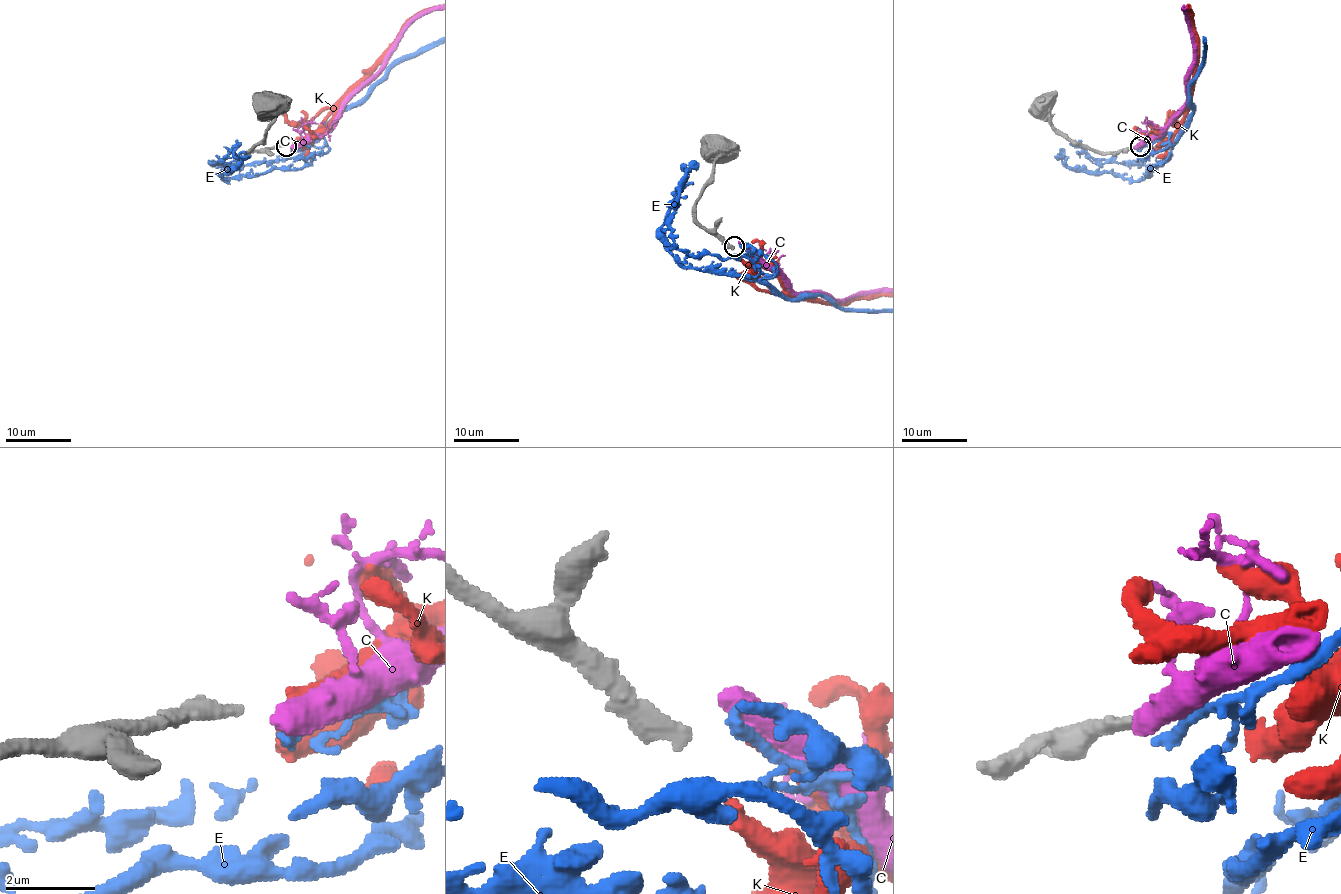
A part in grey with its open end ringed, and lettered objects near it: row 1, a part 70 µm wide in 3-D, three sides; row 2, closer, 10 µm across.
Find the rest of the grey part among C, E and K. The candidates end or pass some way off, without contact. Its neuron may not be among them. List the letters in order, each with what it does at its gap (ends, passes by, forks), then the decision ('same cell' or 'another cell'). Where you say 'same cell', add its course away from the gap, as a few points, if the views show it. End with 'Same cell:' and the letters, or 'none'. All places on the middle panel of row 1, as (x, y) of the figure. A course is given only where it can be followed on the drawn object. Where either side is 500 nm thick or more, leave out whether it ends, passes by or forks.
C: another cell
E: it passes by | another cell
K: it ends | same cell
Same cell: K

